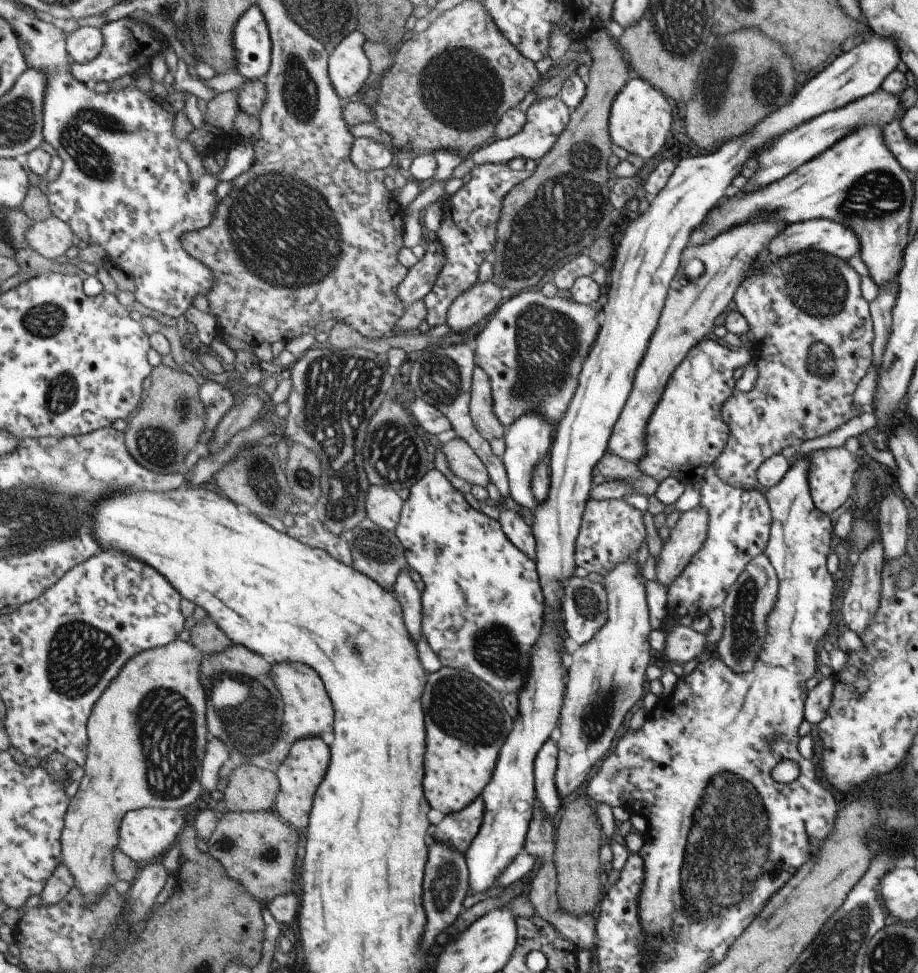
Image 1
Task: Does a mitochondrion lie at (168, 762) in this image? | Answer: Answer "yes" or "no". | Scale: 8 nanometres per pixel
yes

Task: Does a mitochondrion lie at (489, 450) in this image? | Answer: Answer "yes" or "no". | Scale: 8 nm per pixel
no

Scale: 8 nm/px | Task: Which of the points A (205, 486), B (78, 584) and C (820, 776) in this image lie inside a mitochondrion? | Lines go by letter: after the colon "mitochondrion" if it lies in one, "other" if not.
A: other
B: other
C: other

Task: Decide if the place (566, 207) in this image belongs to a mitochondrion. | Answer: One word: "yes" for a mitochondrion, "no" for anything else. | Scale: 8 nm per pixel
yes

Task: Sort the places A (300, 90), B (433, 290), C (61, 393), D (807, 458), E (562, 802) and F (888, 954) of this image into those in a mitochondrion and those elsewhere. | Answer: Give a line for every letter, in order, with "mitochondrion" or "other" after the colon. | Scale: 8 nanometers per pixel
A: mitochondrion
B: other
C: mitochondrion
D: other
E: other
F: mitochondrion

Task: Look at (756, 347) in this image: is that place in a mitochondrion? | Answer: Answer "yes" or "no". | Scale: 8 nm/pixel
no

